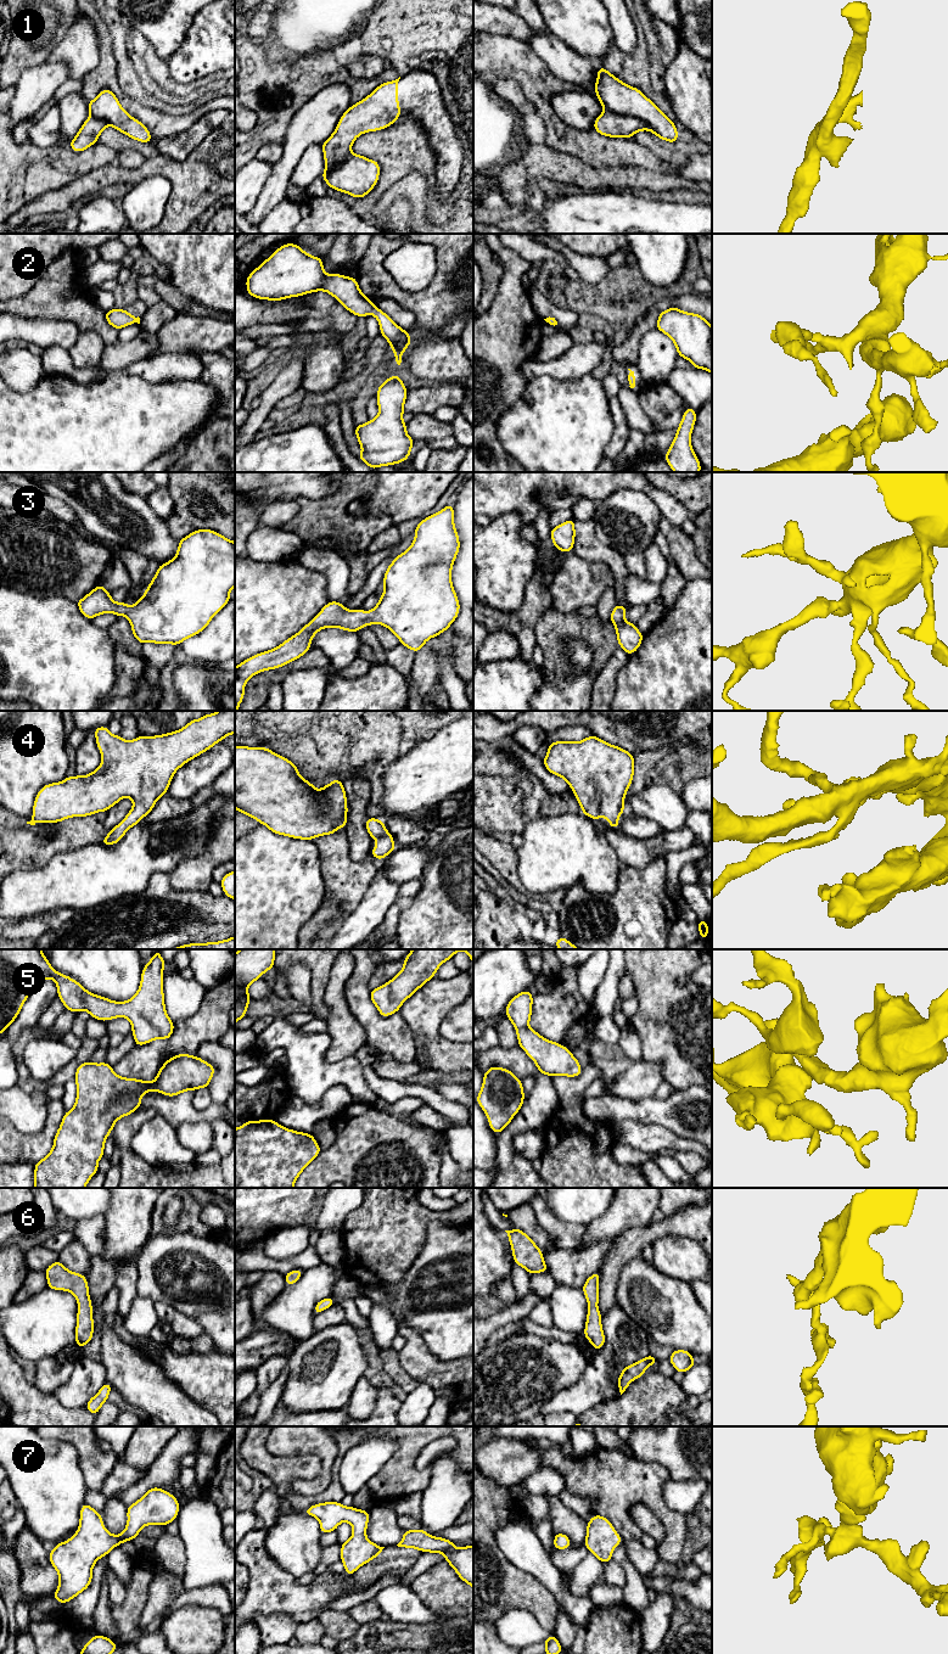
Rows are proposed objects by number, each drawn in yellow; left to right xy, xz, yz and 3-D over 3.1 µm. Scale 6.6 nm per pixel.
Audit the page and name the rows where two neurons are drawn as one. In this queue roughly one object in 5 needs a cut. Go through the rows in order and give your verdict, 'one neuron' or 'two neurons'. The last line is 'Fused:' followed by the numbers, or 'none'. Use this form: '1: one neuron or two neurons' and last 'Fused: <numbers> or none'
1: one neuron
2: one neuron
3: one neuron
4: one neuron
5: one neuron
6: one neuron
7: one neuron
Fused: none

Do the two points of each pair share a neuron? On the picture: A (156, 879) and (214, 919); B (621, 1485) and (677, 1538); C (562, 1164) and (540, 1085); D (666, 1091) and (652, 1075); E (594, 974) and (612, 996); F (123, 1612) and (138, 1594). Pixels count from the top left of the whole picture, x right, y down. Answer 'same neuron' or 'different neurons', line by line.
A: same neuron
B: same neuron
C: different neurons
D: different neurons
E: different neurons
F: same neuron

